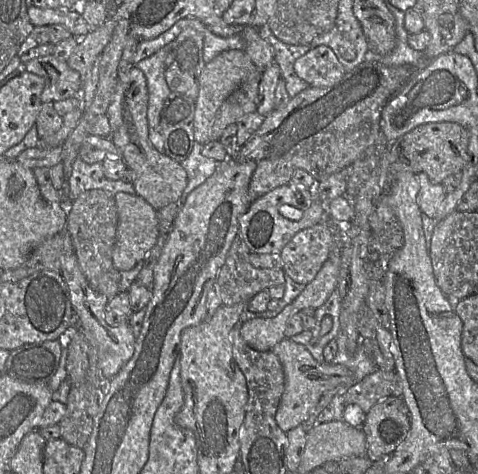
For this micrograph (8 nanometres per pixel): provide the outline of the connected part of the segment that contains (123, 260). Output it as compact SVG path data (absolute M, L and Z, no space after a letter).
M125 192L115 194L118 224L116 240L112 252L112 263L118 271L127 271L143 261L147 253L155 245L159 236L157 211L142 197Z

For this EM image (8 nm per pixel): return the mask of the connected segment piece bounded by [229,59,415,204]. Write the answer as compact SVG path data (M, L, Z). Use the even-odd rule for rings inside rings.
M370 59L345 72L343 78L331 87L317 88L308 86L290 98L288 104L273 109L264 117L261 126L239 149L229 149L230 157L238 162L253 160L256 168L248 187L248 202L253 201L276 187L289 184L294 172L303 169L316 181L325 180L331 174L346 169L377 139L380 129L380 115L387 101L415 73L408 66L387 66Z

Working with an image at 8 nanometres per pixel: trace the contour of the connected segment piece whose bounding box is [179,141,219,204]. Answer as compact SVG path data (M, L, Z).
M195 141L190 154L180 164L187 173L187 185L180 197L183 204L191 191L201 185L216 170L219 162L202 154L203 144Z

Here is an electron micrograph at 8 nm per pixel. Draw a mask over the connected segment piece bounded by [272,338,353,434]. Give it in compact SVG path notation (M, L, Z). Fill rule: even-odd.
M290 338L281 340L272 351L278 357L284 373L284 391L275 414L275 421L285 434L308 420L320 398L327 391L353 384L353 374L346 366L319 363L305 346L293 342Z

